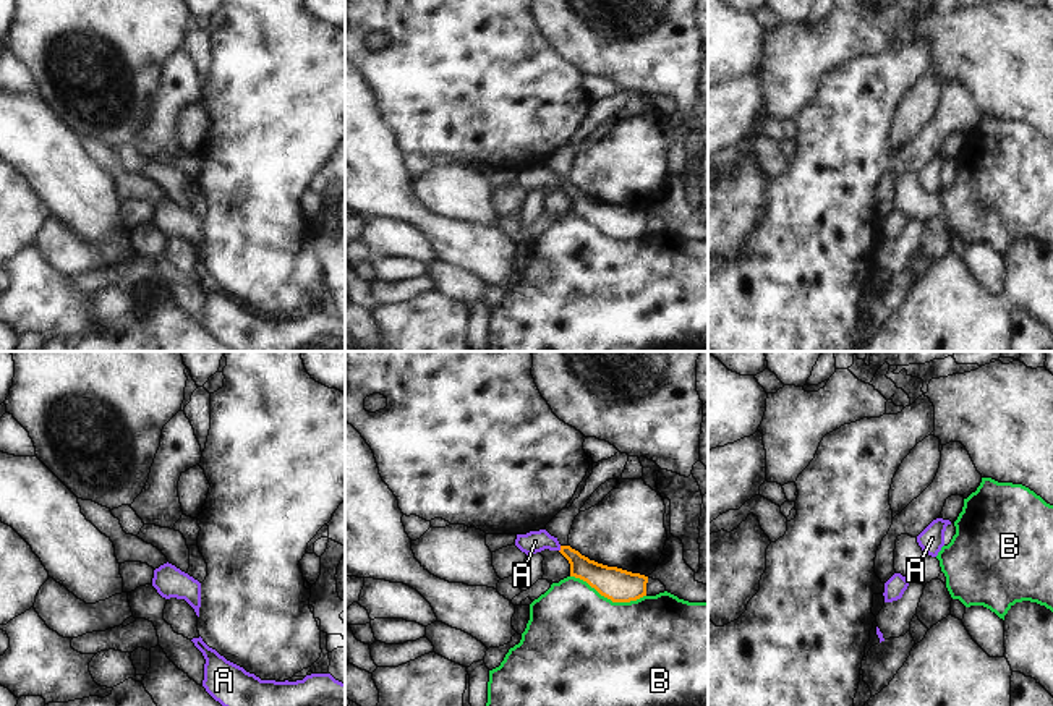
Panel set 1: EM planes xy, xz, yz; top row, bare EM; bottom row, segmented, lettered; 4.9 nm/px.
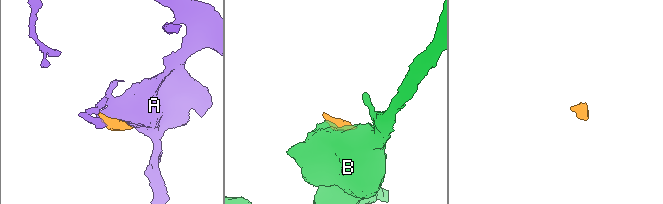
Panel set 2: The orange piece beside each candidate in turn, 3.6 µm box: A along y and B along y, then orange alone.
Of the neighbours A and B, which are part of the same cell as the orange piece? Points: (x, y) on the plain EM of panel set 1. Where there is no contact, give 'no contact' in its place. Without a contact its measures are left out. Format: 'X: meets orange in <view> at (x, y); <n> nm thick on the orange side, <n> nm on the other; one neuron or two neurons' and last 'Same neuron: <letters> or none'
A: meets orange in xz at (561, 187); 130 nm thick on the orange side, 110 nm on the other; two neurons
B: meets orange in xz at (608, 235); 160 nm thick on the orange side, 500 nm on the other; two neurons
Same neuron: none

